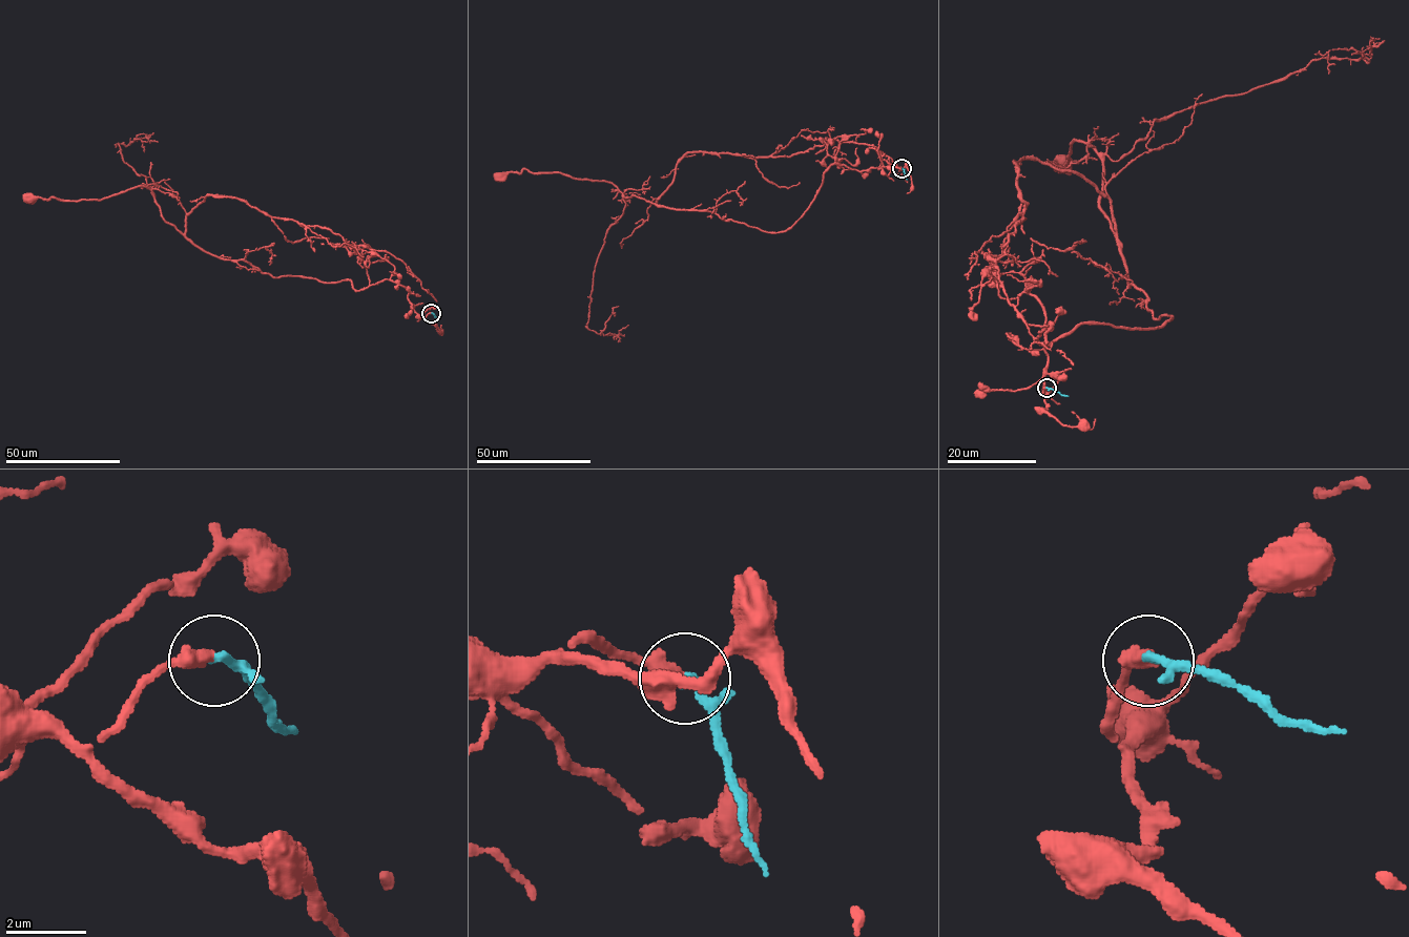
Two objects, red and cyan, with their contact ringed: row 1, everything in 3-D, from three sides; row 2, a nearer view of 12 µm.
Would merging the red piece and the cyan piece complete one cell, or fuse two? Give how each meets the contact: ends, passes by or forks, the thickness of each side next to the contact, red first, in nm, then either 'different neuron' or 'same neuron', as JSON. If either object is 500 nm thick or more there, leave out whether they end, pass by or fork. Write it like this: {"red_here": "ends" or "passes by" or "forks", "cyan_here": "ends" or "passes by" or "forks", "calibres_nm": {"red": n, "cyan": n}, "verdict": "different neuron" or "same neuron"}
{"red_here": "ends", "cyan_here": "passes by", "calibres_nm": {"red": 400, "cyan": 170}, "verdict": "same neuron"}

